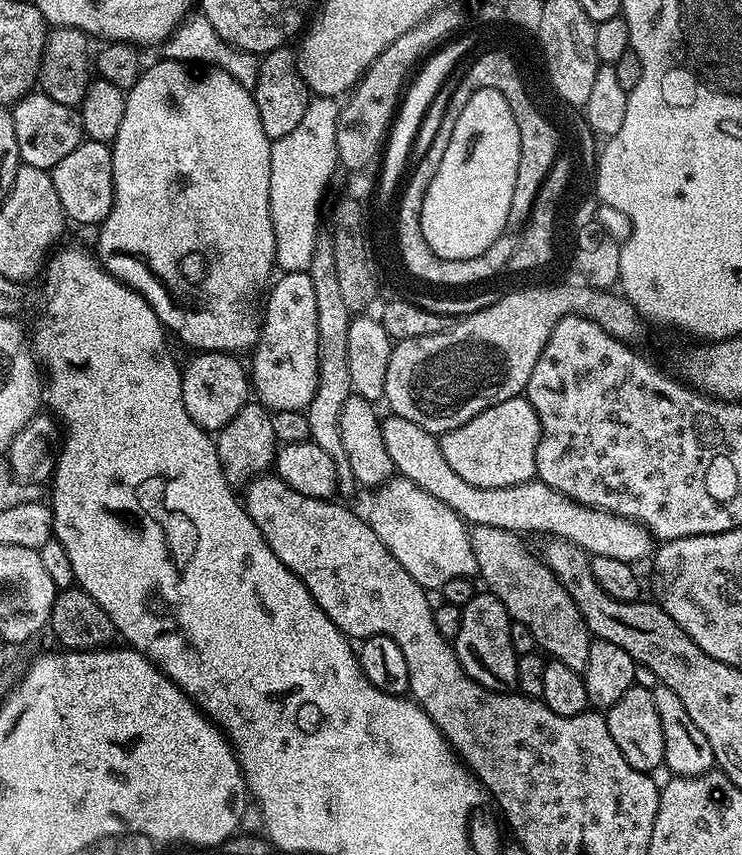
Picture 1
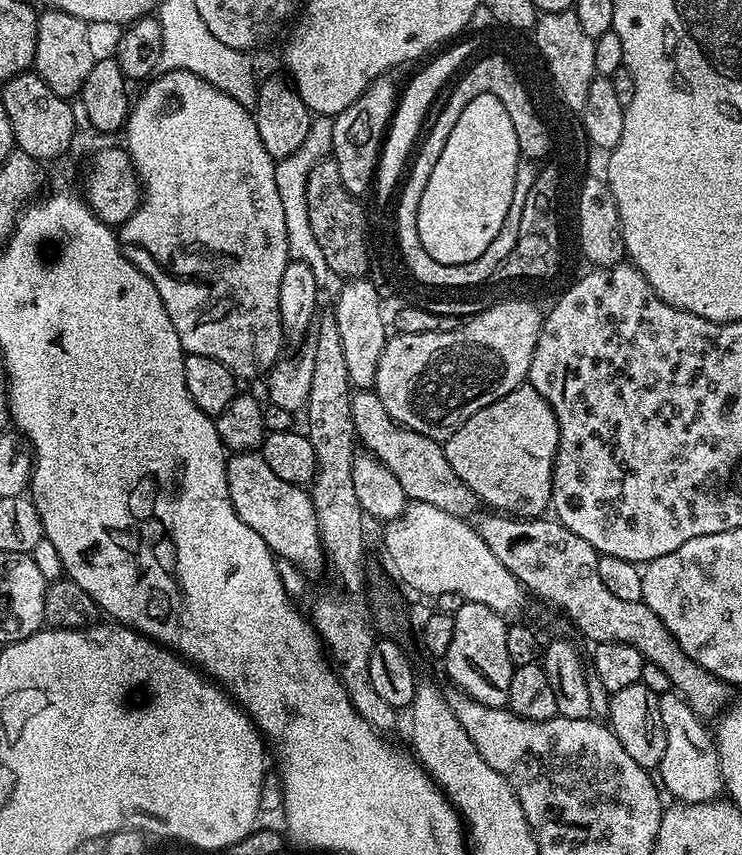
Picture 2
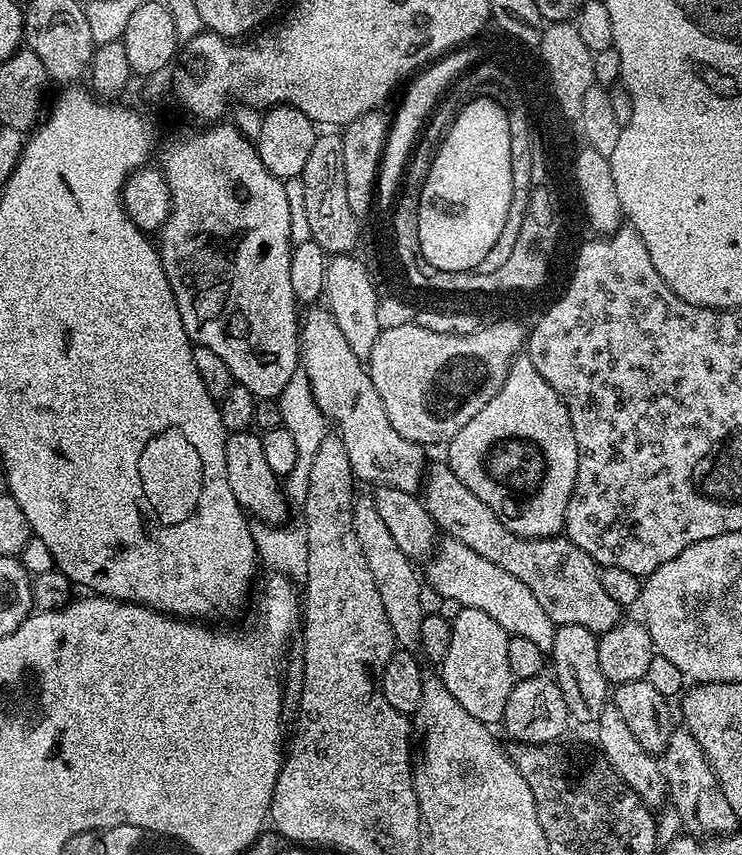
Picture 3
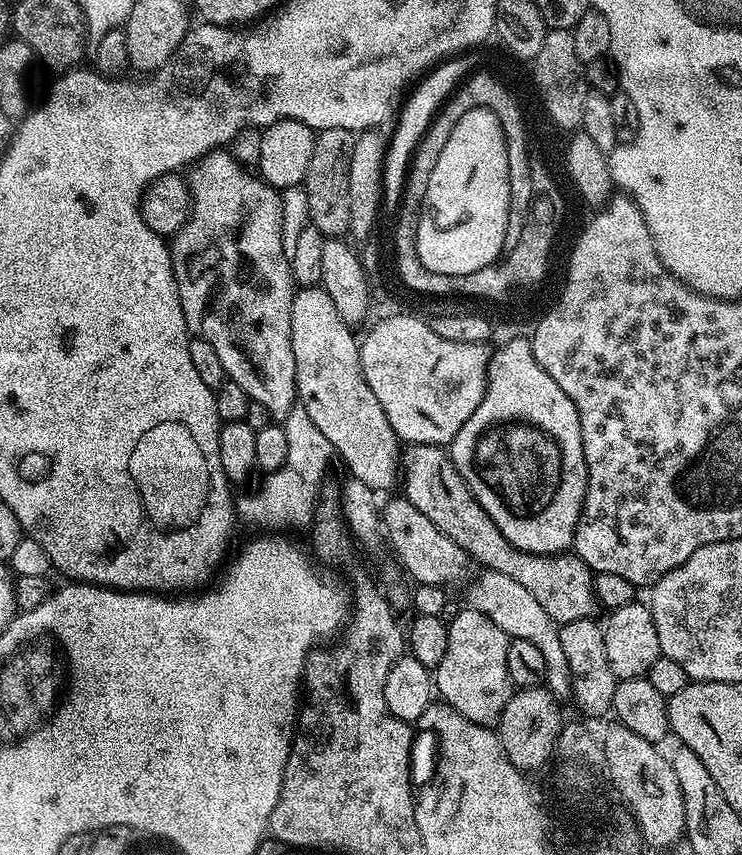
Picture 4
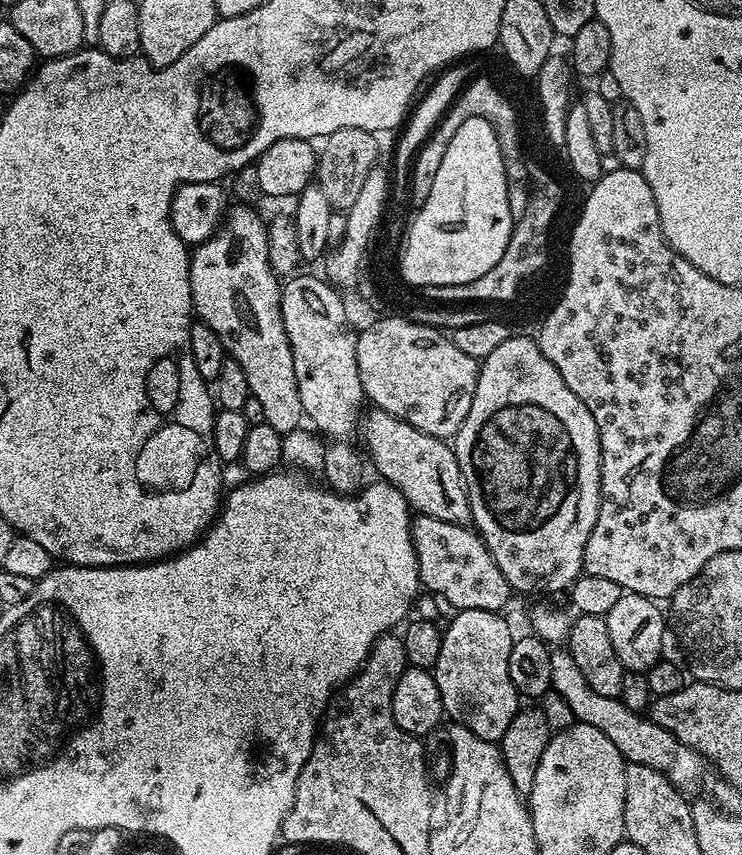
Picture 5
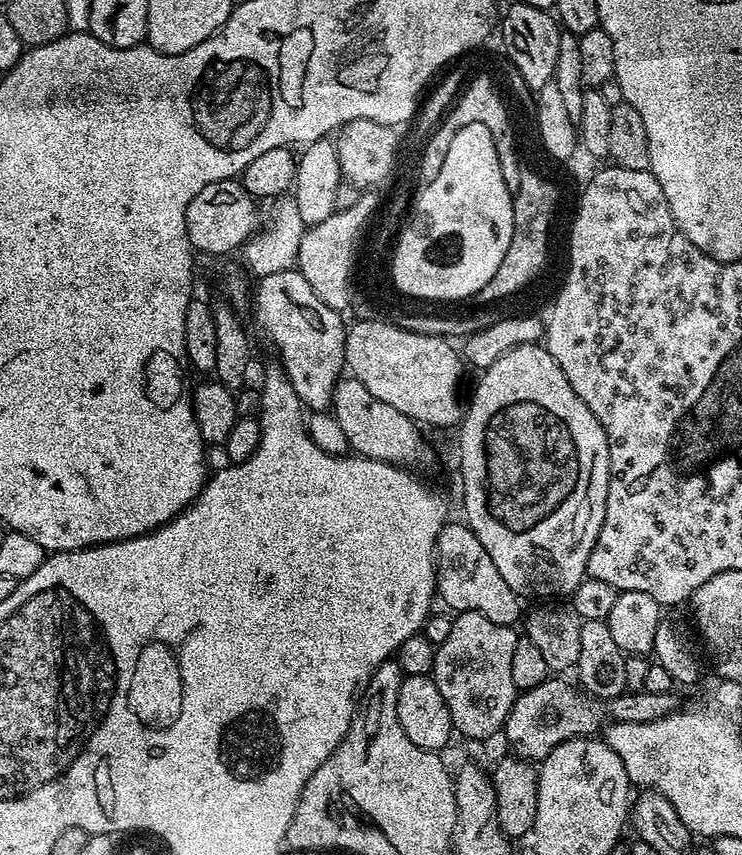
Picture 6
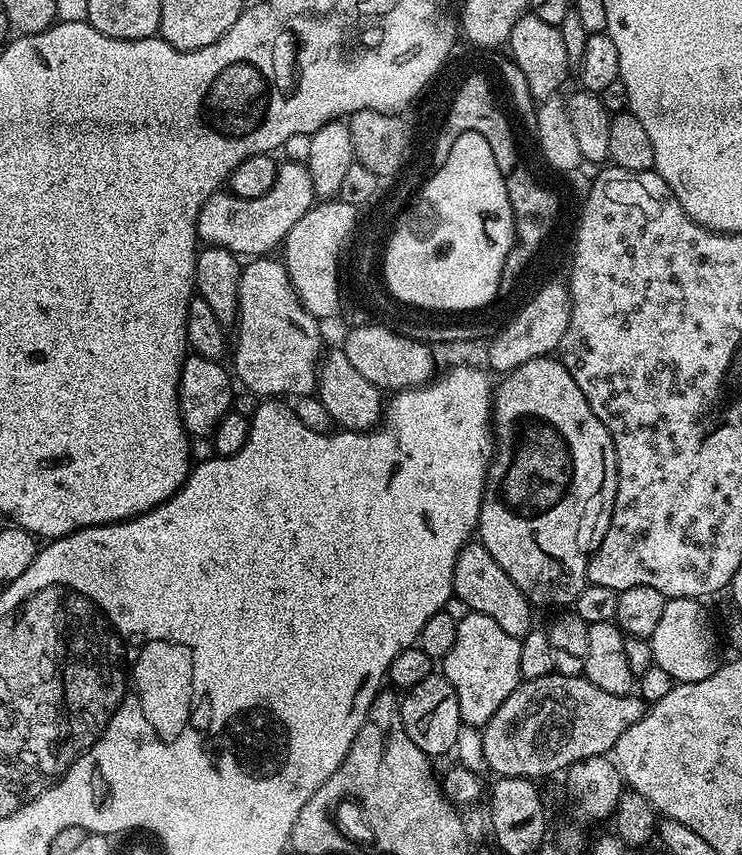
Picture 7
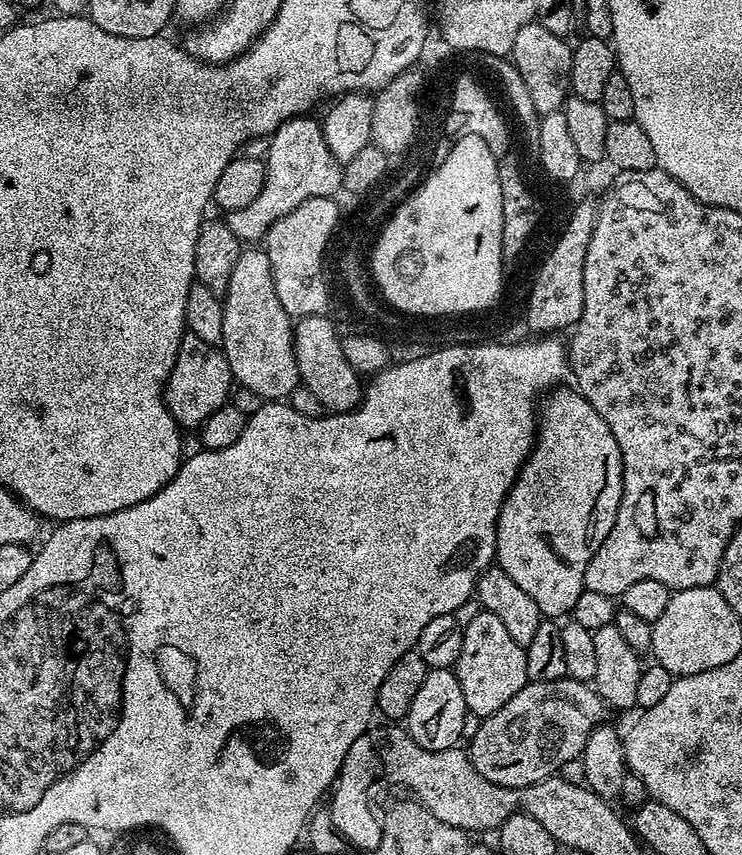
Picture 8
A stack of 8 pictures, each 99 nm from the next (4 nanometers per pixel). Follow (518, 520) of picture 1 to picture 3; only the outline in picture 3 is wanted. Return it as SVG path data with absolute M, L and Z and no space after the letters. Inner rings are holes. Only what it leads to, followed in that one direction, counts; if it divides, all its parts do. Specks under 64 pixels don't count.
M312 306L305 312L308 313L305 316L303 313L298 328L298 364L313 388L318 410L330 422L335 435L342 438L342 446L346 446L352 475L357 481L364 483L365 480L371 486L419 493L426 479L425 449L402 438L402 434L390 426L386 406L382 406L382 398L378 398L378 390L374 390L365 361L350 350L342 330L338 330L338 322L334 322L327 307Z

